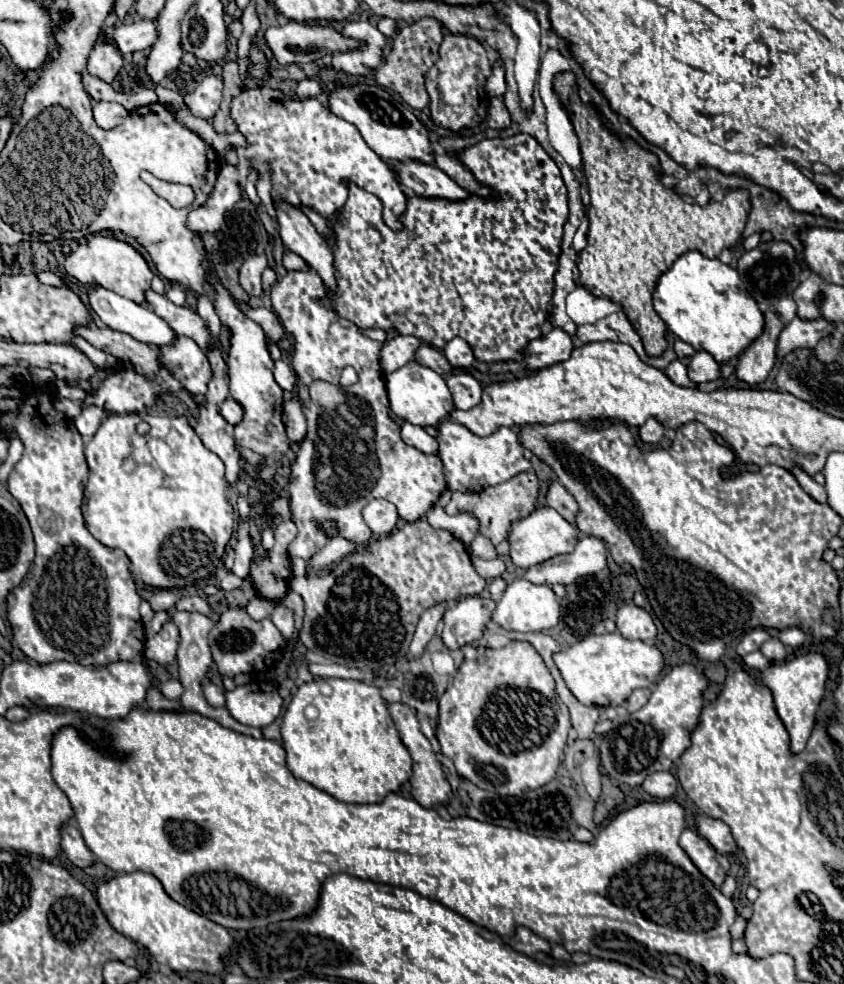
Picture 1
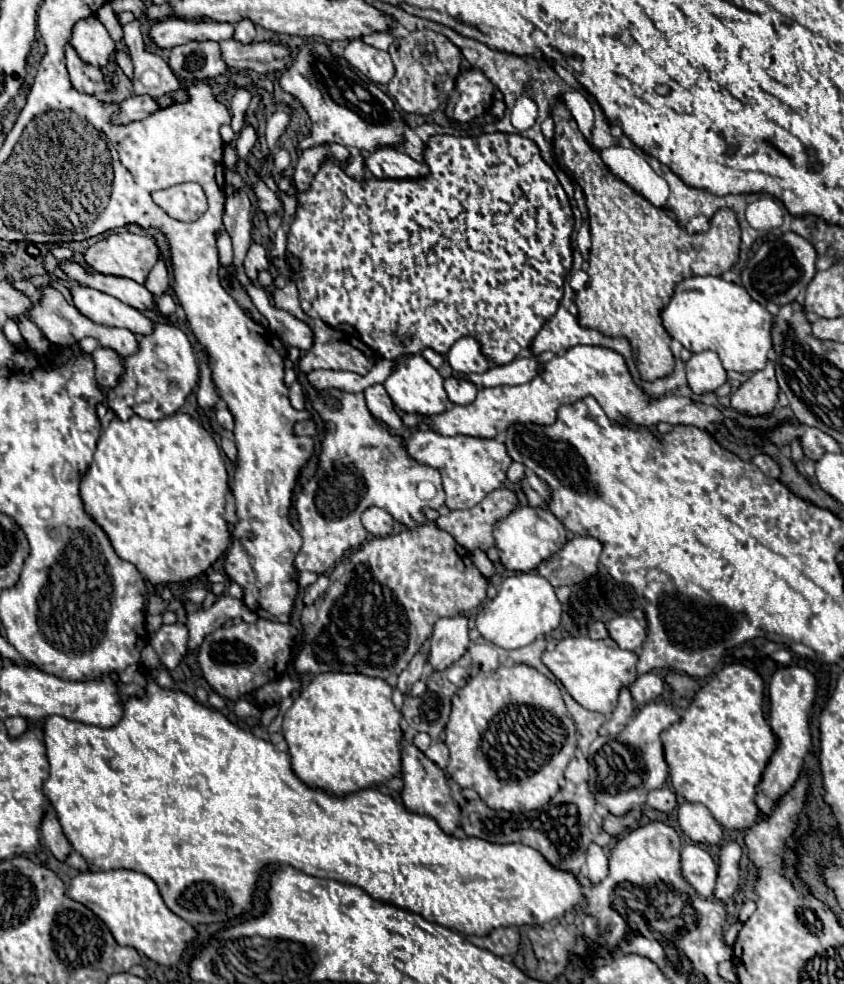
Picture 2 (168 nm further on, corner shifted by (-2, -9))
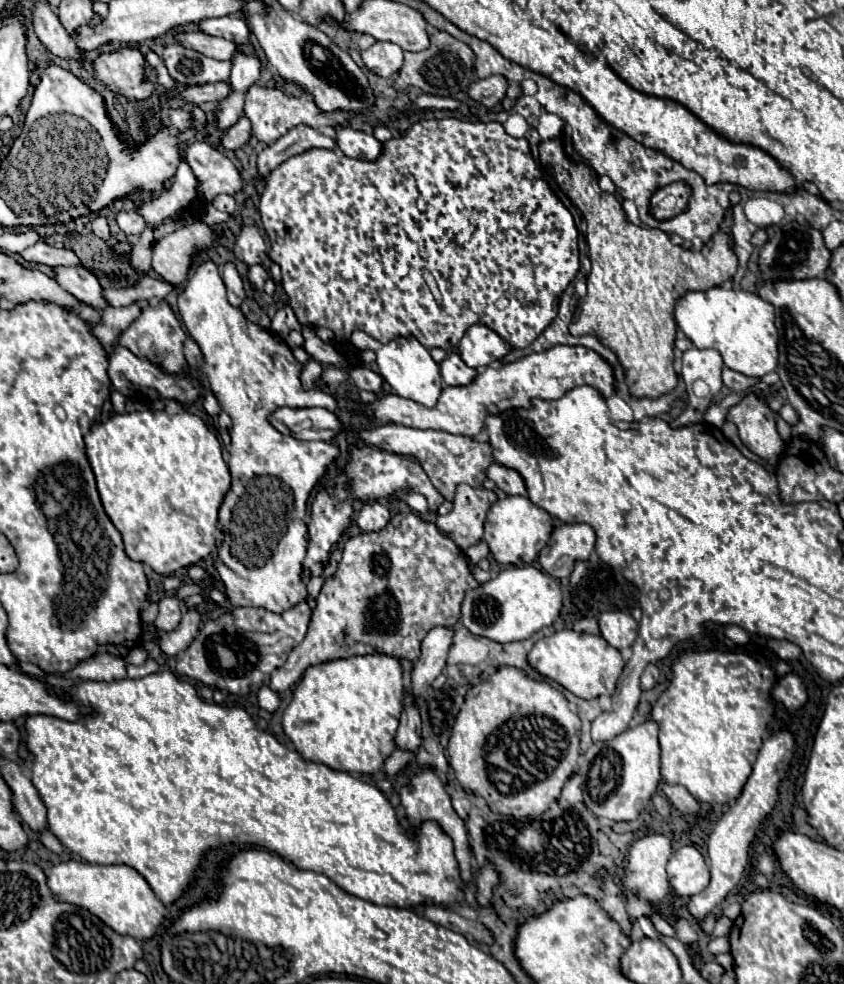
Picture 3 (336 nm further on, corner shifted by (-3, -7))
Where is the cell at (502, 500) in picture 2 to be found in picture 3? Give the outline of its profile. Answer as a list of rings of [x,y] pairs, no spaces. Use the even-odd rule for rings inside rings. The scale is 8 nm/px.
[[[465,483],[457,485],[453,511],[437,517],[437,529],[447,535],[459,549],[475,545],[483,537],[483,521],[487,509],[497,501],[497,495],[487,489],[475,489]]]

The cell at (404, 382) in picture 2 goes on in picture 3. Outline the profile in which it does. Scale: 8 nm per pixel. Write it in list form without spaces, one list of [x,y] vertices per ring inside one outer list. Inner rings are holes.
[[[355,331],[351,337],[351,343],[357,349],[371,349],[377,355],[377,365],[379,365],[379,375],[391,385],[393,393],[399,397],[413,399],[425,407],[433,407],[439,399],[439,393],[443,389],[439,365],[431,359],[427,347],[423,347],[415,337],[395,337],[391,343],[379,343],[377,339],[369,337],[363,331]]]

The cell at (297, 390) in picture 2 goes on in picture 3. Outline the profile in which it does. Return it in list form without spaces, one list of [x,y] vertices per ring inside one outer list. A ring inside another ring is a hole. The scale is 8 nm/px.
[[[309,359],[309,363],[303,365],[303,373],[301,373],[301,381],[303,381],[303,387],[305,389],[311,389],[315,385],[315,379],[323,373],[323,367],[319,361],[315,359]]]

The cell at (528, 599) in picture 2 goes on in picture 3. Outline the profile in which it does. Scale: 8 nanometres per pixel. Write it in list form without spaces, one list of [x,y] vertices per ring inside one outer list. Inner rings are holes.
[[[533,565],[503,569],[495,579],[479,583],[465,593],[461,603],[461,623],[477,637],[487,637],[497,643],[529,639],[535,631],[551,625],[561,611],[559,579],[539,571]]]

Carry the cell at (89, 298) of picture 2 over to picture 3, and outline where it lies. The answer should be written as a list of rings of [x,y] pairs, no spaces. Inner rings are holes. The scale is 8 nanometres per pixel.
[[[59,265],[59,267],[53,267],[53,271],[57,275],[57,283],[73,297],[77,297],[79,301],[93,305],[97,309],[107,307],[107,303],[103,299],[103,289],[101,289],[97,277],[89,269],[85,269],[83,265],[77,265],[77,267]]]

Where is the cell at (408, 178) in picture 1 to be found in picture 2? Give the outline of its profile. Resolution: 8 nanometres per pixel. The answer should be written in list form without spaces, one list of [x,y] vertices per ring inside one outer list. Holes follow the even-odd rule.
[[[374,151],[366,157],[366,167],[376,179],[424,179],[428,177],[426,163],[418,163],[402,151]]]

